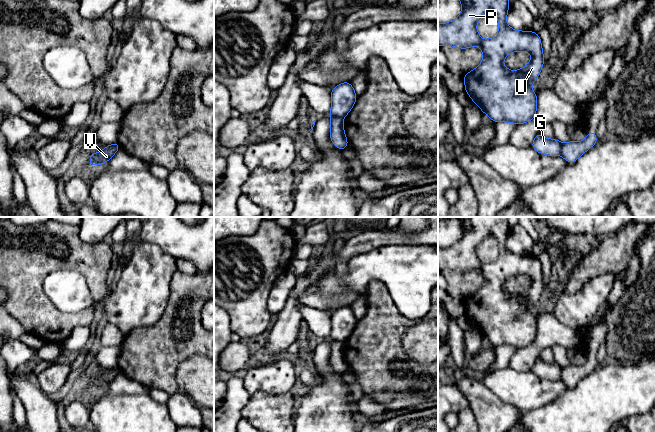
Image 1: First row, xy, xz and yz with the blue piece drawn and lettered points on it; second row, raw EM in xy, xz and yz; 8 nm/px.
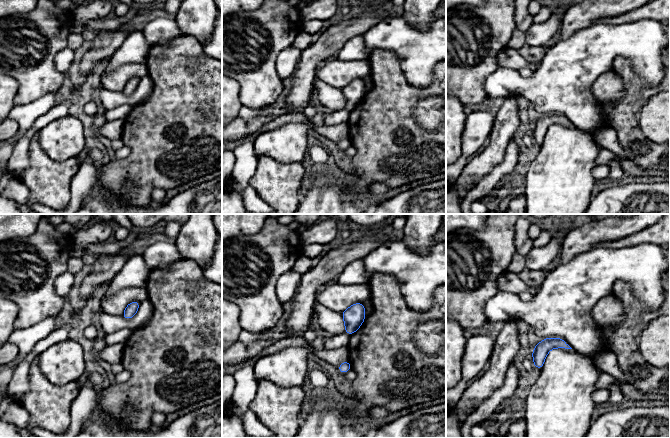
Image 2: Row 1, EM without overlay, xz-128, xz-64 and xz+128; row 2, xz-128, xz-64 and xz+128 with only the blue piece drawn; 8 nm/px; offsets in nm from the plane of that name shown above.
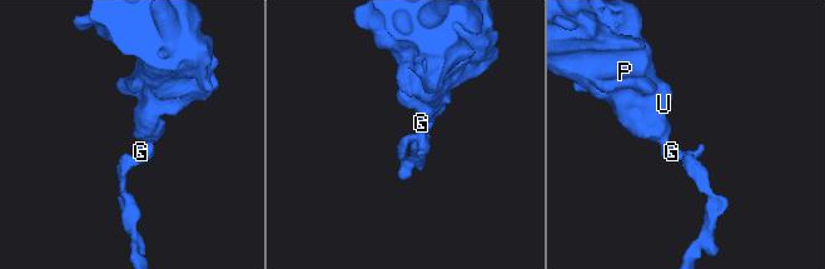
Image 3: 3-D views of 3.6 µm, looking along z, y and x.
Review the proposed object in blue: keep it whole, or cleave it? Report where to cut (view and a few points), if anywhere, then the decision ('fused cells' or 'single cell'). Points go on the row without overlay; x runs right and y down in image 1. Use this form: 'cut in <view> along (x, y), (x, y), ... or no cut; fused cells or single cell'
cut in xz along (332, 339), (342, 342); fused cells

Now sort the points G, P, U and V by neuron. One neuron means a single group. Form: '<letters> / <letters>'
G P U / V

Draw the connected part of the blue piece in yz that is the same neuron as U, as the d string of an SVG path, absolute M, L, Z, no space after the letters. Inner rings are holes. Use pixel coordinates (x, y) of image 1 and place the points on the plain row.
M438 217L438 221L442 219L458 220L462 229L462 236L455 244L449 247L438 247L438 270L450 269L465 273L479 269L484 280L483 285L476 293L462 300L465 306L465 315L468 317L471 324L473 324L480 331L482 336L487 338L493 346L512 346L519 349L531 345L537 335L537 319L531 313L531 308L538 302L544 288L540 260L533 255L517 255L511 253L507 249L506 241L510 228L508 217ZM488 234L492 234L497 239L499 255L495 261L482 264L477 256L476 249ZM517 275L530 276L532 283L522 293L511 295L503 290L503 284L510 276Z

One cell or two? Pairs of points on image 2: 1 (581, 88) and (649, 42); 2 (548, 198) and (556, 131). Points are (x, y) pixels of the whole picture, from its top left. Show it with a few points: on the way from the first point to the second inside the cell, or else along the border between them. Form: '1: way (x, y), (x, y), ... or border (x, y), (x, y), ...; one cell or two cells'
1: way (590, 69), (617, 42), (630, 42); one cell
2: way (556, 181), (556, 148); one cell

